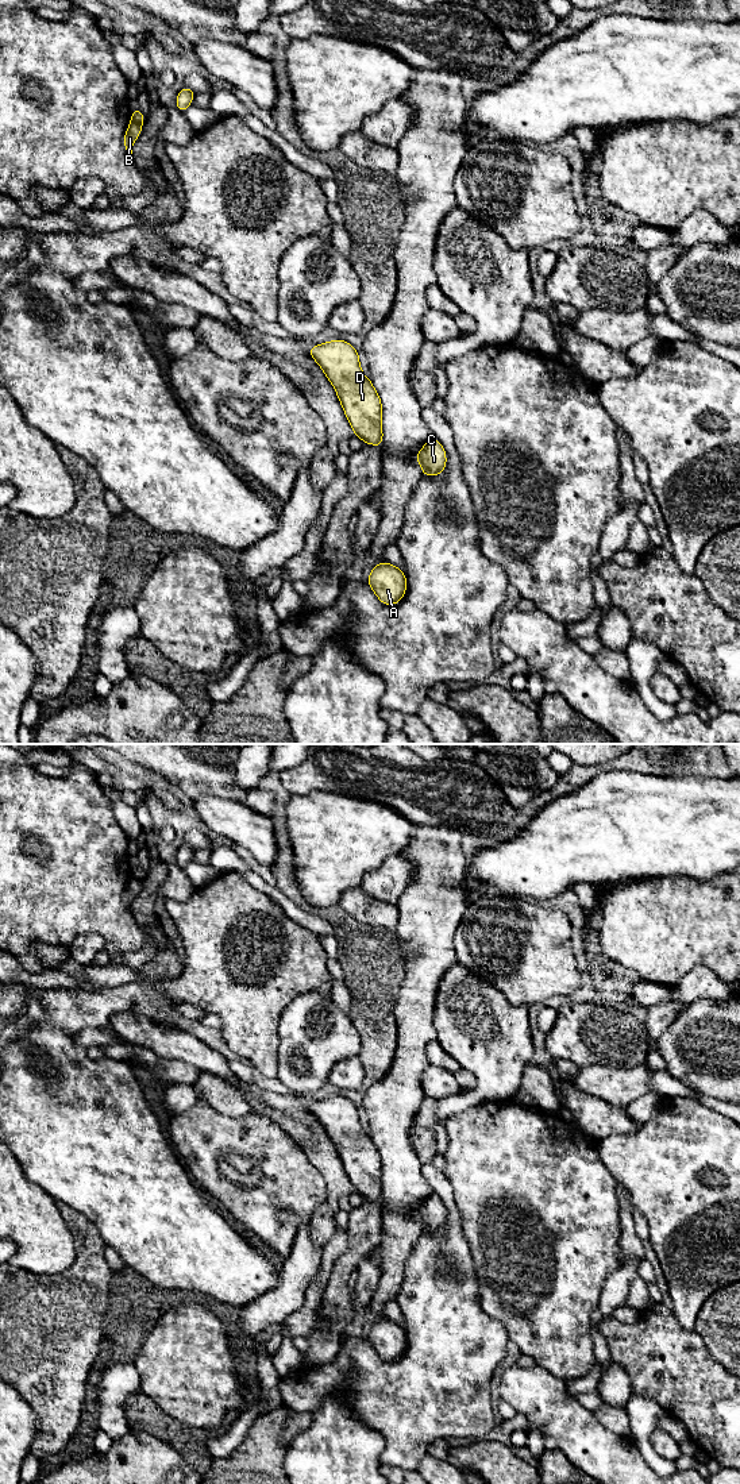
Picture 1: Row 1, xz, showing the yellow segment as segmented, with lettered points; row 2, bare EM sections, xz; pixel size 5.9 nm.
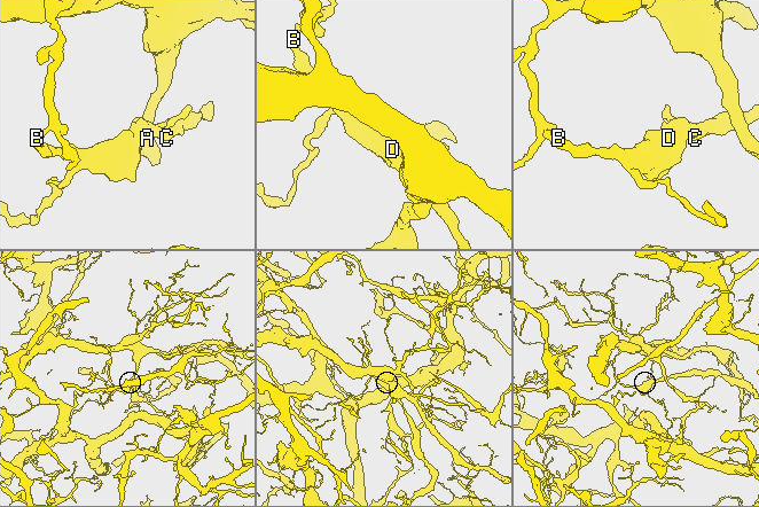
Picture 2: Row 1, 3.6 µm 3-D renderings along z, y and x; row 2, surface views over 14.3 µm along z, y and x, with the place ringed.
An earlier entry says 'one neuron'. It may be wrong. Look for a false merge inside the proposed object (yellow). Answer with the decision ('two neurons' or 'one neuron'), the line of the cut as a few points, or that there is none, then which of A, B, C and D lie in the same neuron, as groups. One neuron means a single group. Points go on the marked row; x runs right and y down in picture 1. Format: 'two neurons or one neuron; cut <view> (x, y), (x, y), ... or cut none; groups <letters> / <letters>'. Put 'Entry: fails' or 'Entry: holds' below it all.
two neurons; cut xz (131, 119), (141, 124); groups A / B C D
Entry: fails

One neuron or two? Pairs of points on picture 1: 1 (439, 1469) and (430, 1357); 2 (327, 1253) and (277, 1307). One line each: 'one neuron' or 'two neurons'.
1: two neurons
2: two neurons

